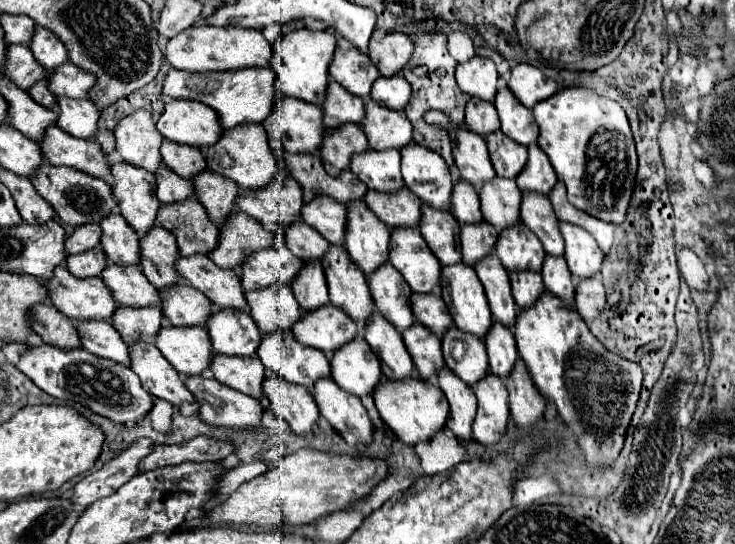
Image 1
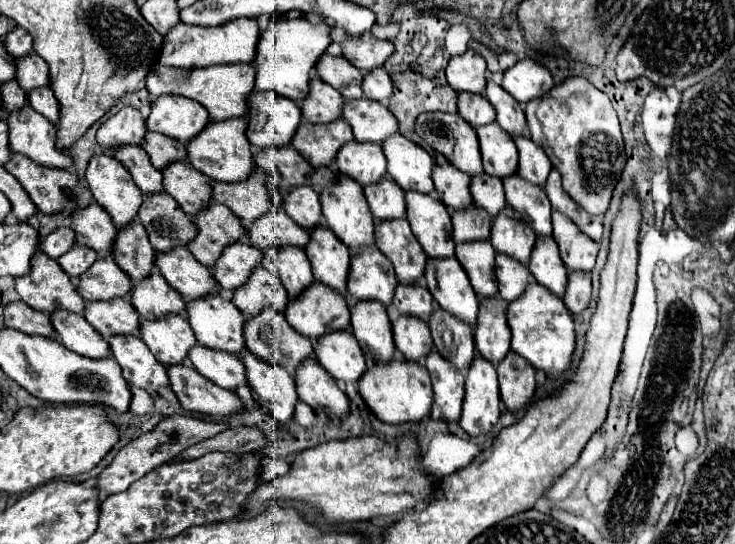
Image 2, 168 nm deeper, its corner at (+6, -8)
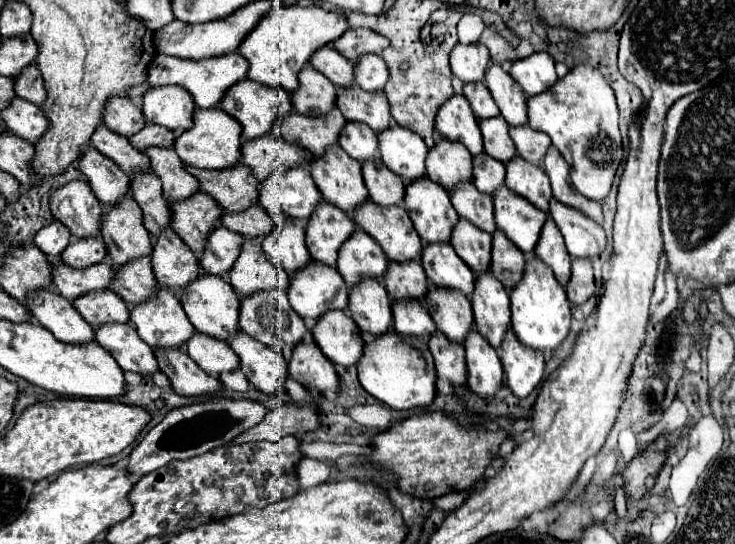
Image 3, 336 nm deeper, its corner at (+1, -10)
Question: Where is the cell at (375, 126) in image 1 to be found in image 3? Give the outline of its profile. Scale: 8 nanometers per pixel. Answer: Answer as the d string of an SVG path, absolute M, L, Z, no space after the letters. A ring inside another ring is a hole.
M355 84L349 88L337 88L337 108L351 122L365 122L375 132L391 126L389 104L383 92L365 92Z

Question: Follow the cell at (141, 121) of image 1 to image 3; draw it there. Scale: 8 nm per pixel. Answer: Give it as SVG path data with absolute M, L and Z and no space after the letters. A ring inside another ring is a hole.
M127 96L107 98L103 122L109 130L127 138L133 136L137 130L141 130L141 126L145 126L141 108L137 108Z

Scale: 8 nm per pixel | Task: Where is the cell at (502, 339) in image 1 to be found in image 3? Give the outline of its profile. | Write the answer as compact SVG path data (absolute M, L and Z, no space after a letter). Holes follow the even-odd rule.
M487 272L475 278L475 290L469 300L475 314L475 330L483 334L491 346L499 348L507 328L511 326L509 292L491 272Z

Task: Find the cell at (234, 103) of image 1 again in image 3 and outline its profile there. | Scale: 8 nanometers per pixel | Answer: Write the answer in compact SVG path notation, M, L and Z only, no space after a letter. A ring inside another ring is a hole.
M157 54L153 62L147 66L147 82L149 86L169 86L179 84L193 96L197 108L213 108L223 98L225 90L233 86L239 80L247 78L247 66L245 58L241 54L223 54L217 58L203 58L203 60L185 60L185 58L173 58L167 54Z

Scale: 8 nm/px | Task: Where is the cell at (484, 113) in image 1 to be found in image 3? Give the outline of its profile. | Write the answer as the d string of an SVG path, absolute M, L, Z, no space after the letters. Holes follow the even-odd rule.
M483 82L465 84L463 94L469 100L469 104L471 104L471 108L473 108L473 112L475 112L477 118L491 118L491 116L499 114L497 104L493 102L493 98L489 94L489 88Z

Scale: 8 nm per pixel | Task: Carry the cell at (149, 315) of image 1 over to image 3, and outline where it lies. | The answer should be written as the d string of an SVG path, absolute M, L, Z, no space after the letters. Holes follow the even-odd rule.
M95 290L91 294L83 294L81 298L73 300L73 306L93 328L107 322L129 322L127 304L111 290Z

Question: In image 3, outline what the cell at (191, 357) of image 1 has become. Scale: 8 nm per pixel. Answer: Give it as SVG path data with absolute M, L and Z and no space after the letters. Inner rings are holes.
M159 288L147 302L137 304L131 310L131 322L135 324L139 336L151 346L151 348L181 348L189 336L195 332L193 324L187 320L187 314L183 312L181 302L169 288Z

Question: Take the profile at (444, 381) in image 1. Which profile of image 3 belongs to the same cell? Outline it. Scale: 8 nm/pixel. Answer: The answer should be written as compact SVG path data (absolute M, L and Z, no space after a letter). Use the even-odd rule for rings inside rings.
M435 330L427 342L439 378L447 378L453 386L461 386L467 382L467 366L465 366L465 350L459 342L449 342L445 334Z

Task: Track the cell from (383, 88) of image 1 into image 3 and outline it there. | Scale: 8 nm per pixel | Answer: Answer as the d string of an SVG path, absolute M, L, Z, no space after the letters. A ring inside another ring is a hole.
M363 54L363 58L359 58L353 64L353 74L355 74L355 82L367 92L383 90L389 78L385 60L377 54Z

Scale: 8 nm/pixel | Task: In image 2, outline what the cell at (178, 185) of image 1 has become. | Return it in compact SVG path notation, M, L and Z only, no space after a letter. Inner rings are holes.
M124 146L124 148L118 148L118 152L114 152L112 156L114 156L114 158L120 158L120 162L122 162L122 164L128 168L128 172L132 174L136 186L138 186L146 196L164 192L164 188L162 188L162 174L152 166L150 156L148 156L142 148Z

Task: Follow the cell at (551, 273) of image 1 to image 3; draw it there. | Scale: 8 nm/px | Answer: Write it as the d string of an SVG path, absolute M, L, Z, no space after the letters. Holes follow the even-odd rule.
M547 218L541 230L541 238L535 246L535 254L553 268L555 278L559 280L561 286L569 282L571 258L569 254L565 254L565 242L561 242L561 232L557 230L557 224L553 222L553 218Z

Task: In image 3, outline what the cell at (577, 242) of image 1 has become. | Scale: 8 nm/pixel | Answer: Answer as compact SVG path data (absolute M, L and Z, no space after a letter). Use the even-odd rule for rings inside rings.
M551 198L549 214L559 226L571 258L593 258L605 250L605 230L579 210L561 206L561 202Z

